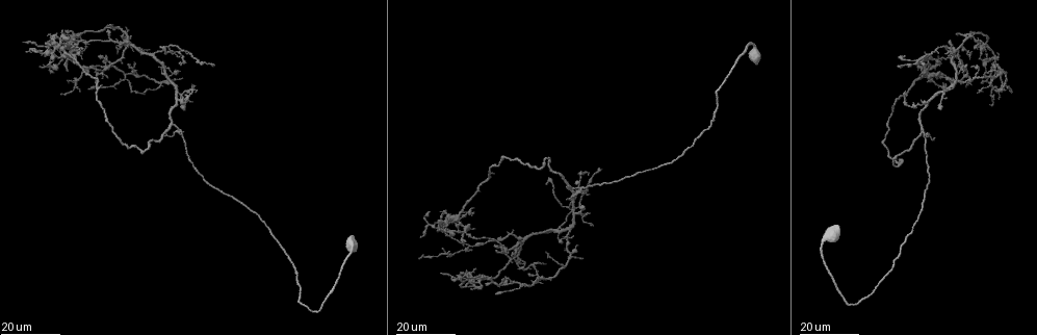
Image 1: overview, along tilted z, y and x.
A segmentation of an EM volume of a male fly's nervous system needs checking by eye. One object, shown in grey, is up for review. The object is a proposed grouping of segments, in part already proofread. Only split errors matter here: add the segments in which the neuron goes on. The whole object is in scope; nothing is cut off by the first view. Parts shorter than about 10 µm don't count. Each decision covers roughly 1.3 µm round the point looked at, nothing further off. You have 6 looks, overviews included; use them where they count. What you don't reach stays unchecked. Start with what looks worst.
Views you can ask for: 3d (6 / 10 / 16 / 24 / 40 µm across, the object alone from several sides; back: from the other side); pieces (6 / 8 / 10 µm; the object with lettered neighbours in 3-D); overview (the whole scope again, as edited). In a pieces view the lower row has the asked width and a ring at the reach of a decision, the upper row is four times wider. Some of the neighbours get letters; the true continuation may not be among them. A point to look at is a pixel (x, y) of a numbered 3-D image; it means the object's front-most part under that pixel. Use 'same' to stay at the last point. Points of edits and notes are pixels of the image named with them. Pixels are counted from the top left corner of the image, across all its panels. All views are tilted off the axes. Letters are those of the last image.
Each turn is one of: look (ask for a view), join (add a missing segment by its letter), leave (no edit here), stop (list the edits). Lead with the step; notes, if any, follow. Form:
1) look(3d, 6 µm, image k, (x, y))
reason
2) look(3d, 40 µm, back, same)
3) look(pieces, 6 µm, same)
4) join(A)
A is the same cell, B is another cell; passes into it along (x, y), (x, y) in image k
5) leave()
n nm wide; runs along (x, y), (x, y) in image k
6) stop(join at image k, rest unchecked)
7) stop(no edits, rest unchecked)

look(3d, 16 µm, image 1, (96, 74))
free end

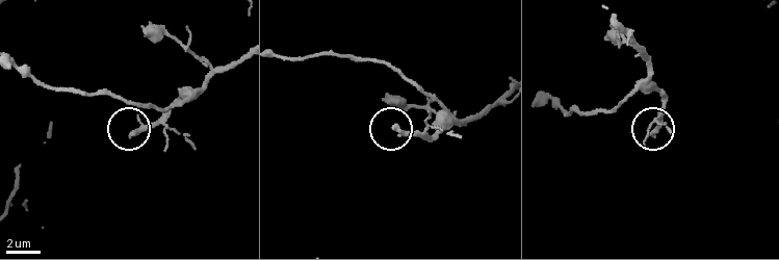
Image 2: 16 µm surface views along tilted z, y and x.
look(pieces, 6 µm, image 2, (651, 134))

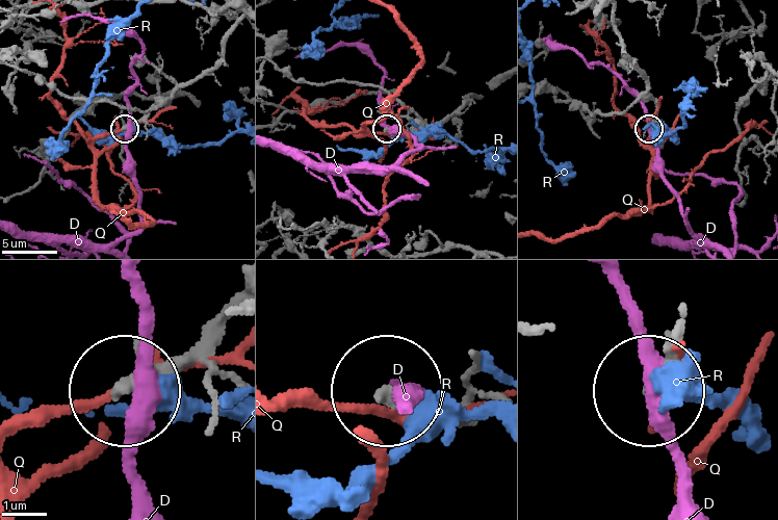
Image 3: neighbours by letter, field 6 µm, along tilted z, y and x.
leave()
D, Q and R are other cells; runs along (238, 22), (211, 69), (124, 129) in image 3; no lettered segment goes on from it

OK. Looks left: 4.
look(3d, 24 µm, image 1, (439, 274))
branch stops here

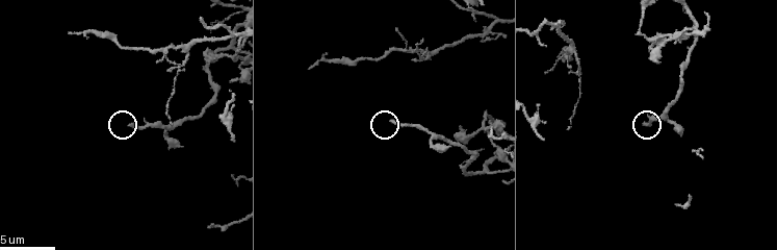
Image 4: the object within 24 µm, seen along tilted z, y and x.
look(3d, 6 µm, image 4, (130, 127))

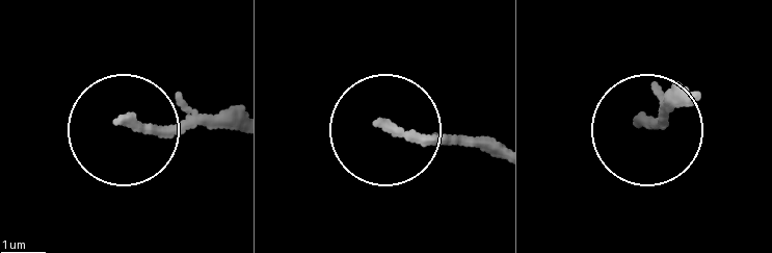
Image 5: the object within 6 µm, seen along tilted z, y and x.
look(pieces, 8 µm, image 5, (382, 122))

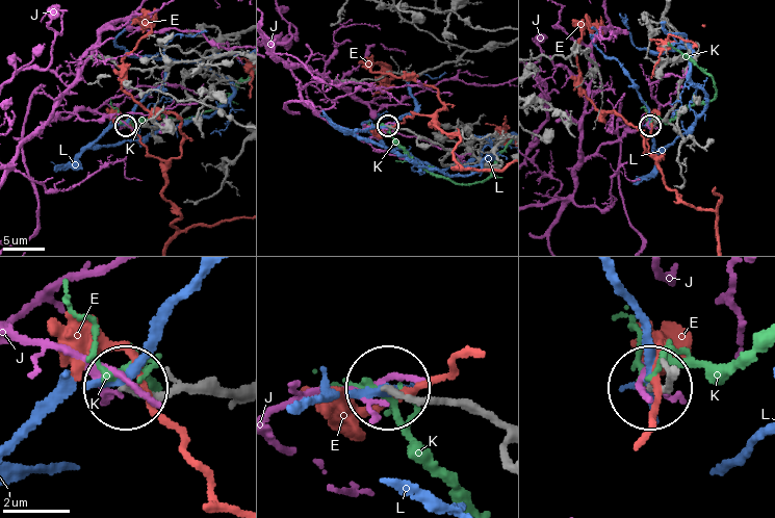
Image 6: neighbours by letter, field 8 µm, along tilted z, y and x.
leave()
E, J, K and L are other cells; runs along (235, 387), (127, 388) in image 6; none of them fits

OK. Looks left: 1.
stop(no edits, rest unchecked)

